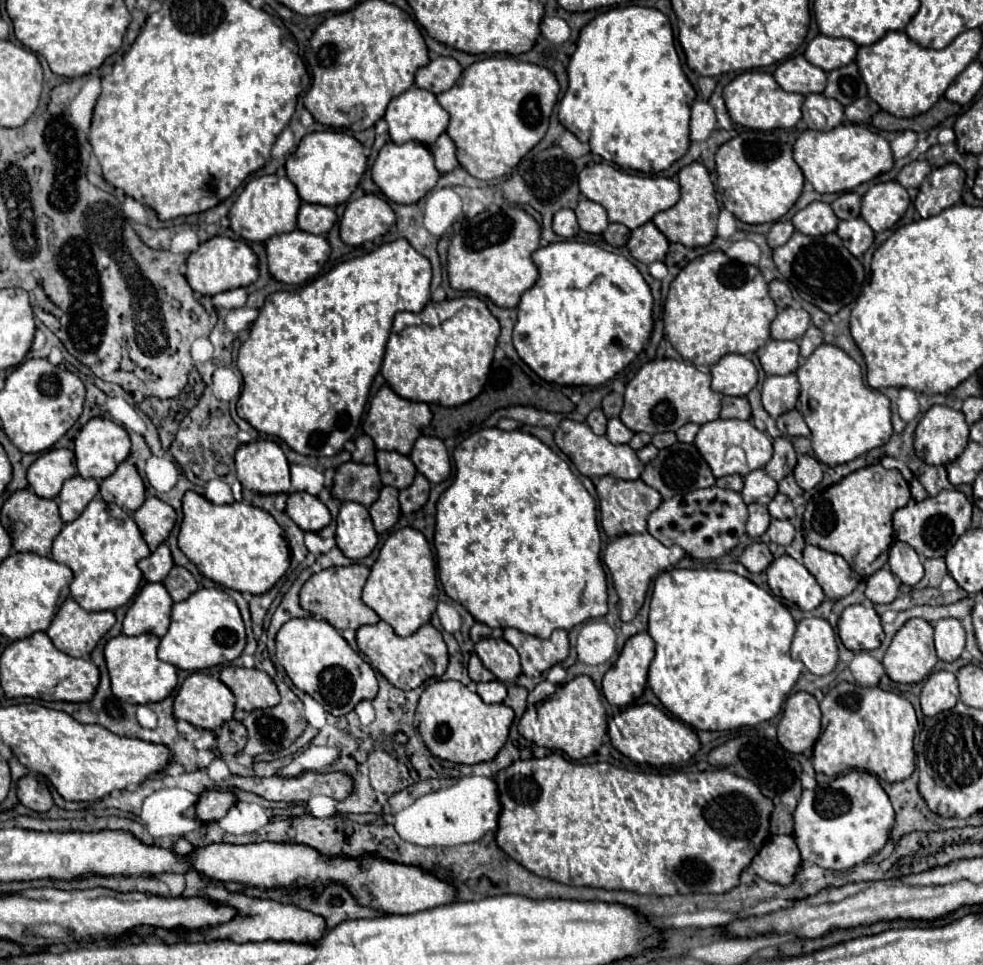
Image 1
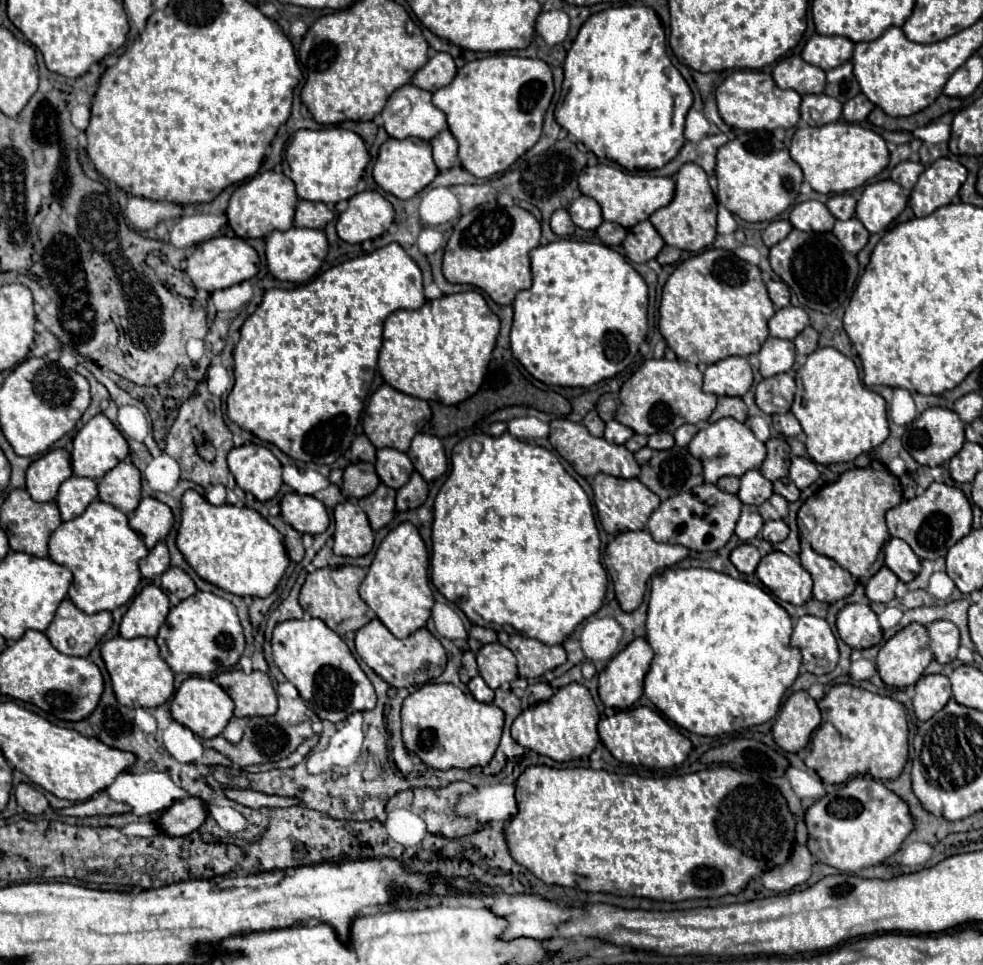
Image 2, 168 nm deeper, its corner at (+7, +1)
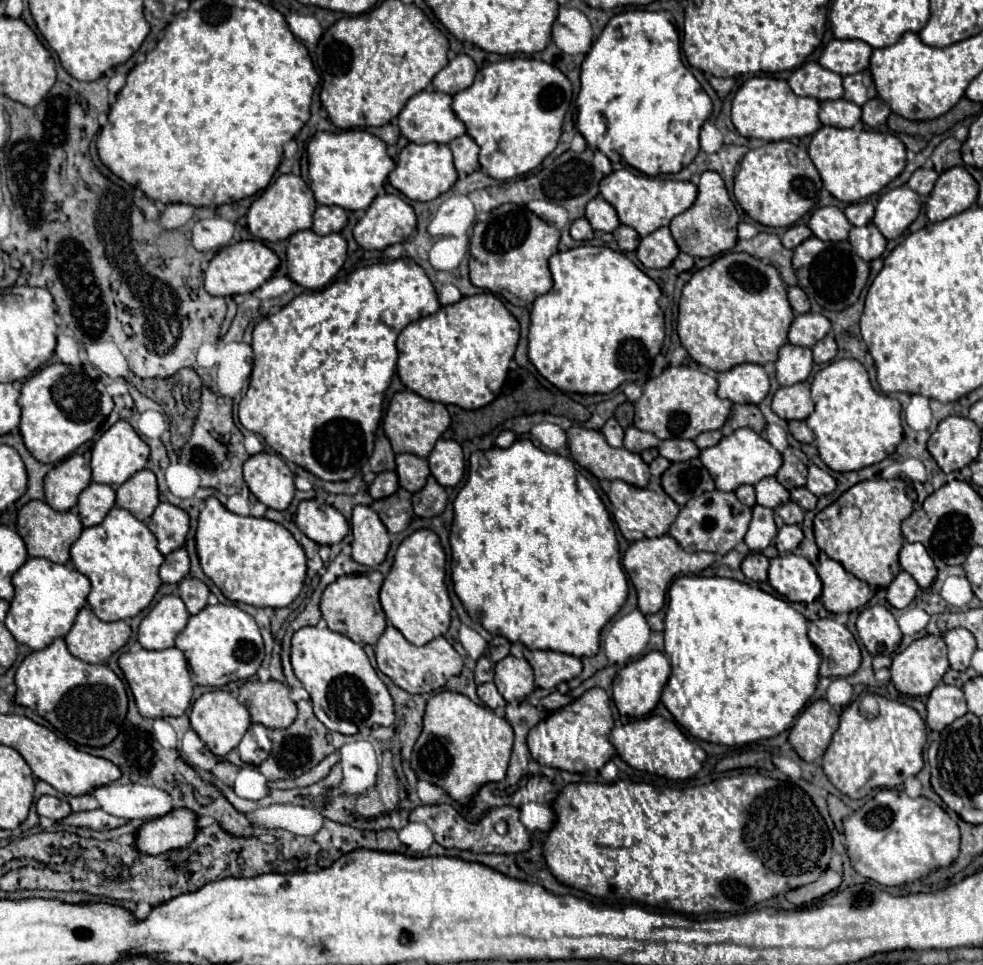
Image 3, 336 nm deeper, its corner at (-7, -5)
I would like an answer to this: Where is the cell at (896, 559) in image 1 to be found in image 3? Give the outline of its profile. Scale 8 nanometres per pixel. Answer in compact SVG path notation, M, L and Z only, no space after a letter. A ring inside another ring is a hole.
M904 544L900 550L900 566L910 572L922 590L928 590L936 578L936 566L922 544Z

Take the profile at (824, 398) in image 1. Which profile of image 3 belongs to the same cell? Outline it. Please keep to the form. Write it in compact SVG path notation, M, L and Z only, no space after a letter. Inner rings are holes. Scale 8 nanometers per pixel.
M832 360L826 368L816 372L812 380L812 400L816 410L806 418L806 424L816 434L816 448L820 452L822 462L836 472L852 472L872 464L882 462L890 456L896 446L902 442L902 422L900 422L900 402L878 394L870 380L866 368L858 360Z

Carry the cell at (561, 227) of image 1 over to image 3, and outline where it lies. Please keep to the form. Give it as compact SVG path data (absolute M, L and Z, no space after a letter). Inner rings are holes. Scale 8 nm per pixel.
M578 218L578 220L574 220L574 222L570 224L570 236L572 236L574 240L592 240L594 230L592 230L592 226L588 224L586 218Z

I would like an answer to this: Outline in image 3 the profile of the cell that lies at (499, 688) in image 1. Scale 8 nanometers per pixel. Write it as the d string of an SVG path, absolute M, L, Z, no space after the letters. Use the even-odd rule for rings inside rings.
M486 682L486 684L478 686L478 698L480 698L488 708L492 708L492 710L506 706L506 700L498 694L494 682Z

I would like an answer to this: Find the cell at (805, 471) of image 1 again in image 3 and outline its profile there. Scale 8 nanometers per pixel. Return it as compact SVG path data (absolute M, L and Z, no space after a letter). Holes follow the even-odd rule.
M816 464L808 466L808 482L806 488L814 494L814 496L826 496L836 488L836 480L822 468L818 468Z

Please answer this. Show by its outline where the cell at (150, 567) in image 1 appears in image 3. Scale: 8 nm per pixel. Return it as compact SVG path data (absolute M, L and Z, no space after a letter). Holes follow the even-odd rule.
M178 548L178 550L170 552L164 558L164 564L160 566L160 578L166 584L184 580L188 576L188 572L190 572L190 558L188 558L184 548Z

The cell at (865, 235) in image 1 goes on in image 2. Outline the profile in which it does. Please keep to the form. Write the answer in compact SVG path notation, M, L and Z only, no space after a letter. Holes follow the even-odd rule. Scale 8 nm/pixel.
M850 218L850 220L836 220L836 226L832 230L836 234L836 238L842 242L842 246L850 252L850 254L858 254L866 242L868 242L868 230L864 228L864 224L858 218Z

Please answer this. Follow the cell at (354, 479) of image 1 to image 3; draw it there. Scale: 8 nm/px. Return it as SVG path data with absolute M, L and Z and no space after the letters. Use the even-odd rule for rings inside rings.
M380 472L380 474L376 474L374 482L368 486L368 494L374 500L386 498L386 496L394 494L396 490L398 490L398 476L396 476L396 472Z

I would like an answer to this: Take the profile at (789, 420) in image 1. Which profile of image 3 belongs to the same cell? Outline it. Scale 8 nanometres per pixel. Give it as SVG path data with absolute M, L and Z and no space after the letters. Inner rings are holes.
M790 420L788 430L802 444L812 444L814 442L814 432L808 428L808 424L804 420Z

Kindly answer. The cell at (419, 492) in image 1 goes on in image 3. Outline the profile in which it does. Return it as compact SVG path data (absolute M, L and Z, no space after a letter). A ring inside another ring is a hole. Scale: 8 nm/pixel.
M428 476L426 486L412 496L414 514L420 518L432 518L436 514L442 514L446 500L448 500L448 496L446 496L444 488L434 480L434 476Z

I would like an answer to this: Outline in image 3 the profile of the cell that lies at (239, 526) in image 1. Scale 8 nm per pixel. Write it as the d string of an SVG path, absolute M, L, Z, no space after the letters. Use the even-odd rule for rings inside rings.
M218 498L204 500L196 530L196 550L204 574L228 600L258 608L288 606L306 580L306 554L294 536L268 518L238 516L226 510Z

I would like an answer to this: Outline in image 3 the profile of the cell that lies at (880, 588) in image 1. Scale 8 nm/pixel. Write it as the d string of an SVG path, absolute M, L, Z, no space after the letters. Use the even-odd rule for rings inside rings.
M900 572L888 586L888 602L894 606L894 608L908 608L910 602L914 600L918 592L918 584L916 580L908 574L908 572Z

